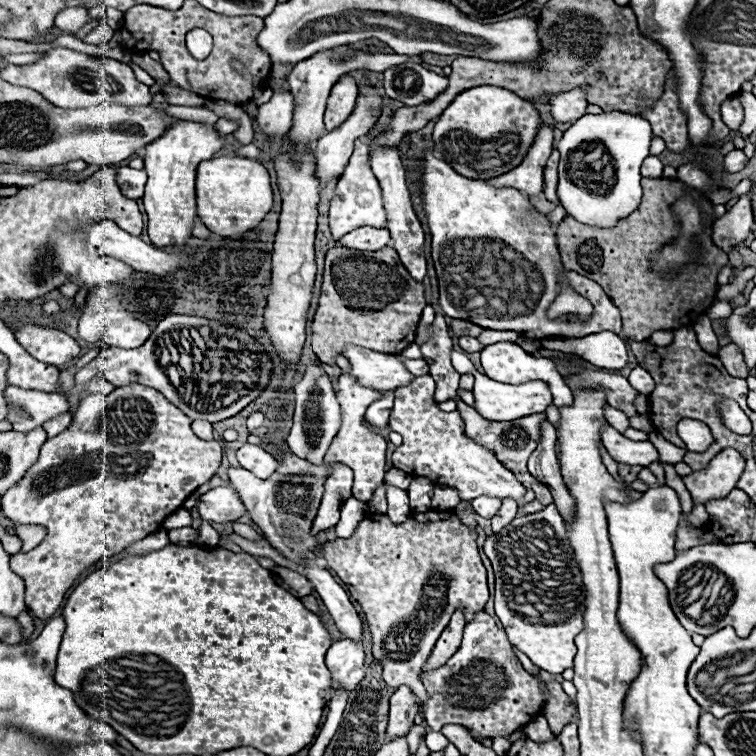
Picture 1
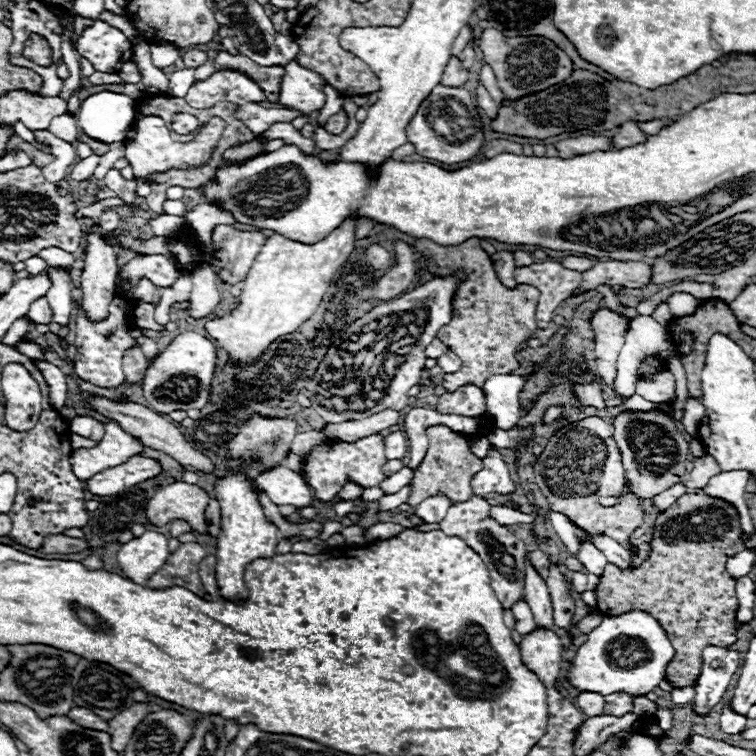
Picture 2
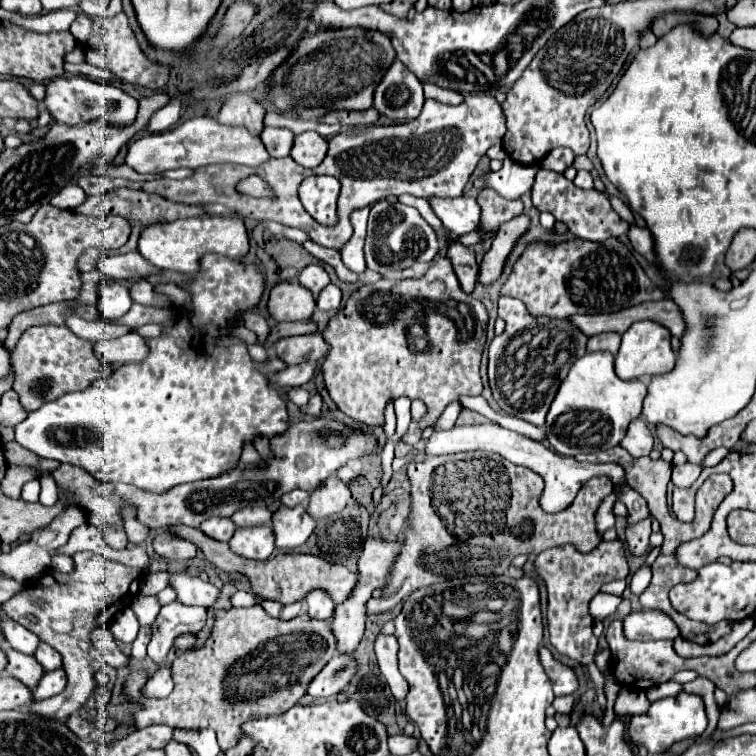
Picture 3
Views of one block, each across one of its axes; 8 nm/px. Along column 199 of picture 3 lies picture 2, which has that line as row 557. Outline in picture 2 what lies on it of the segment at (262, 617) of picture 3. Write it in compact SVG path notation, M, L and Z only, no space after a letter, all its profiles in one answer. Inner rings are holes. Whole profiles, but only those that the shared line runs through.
M694 490L692 494L680 496L666 512L656 518L654 538L650 542L650 556L630 572L608 564L604 568L604 574L600 576L598 588L594 590L598 610L602 614L624 614L630 610L644 610L658 620L658 624L666 630L670 642L674 644L674 650L678 652L678 656L670 662L670 668L666 668L666 680L670 680L674 688L694 686L700 676L702 650L706 646L730 646L736 642L736 628L730 626L734 624L738 610L738 600L734 592L736 582L724 570L724 564L730 556L744 550L740 532L742 528L738 512L730 504L706 496L702 490Z

